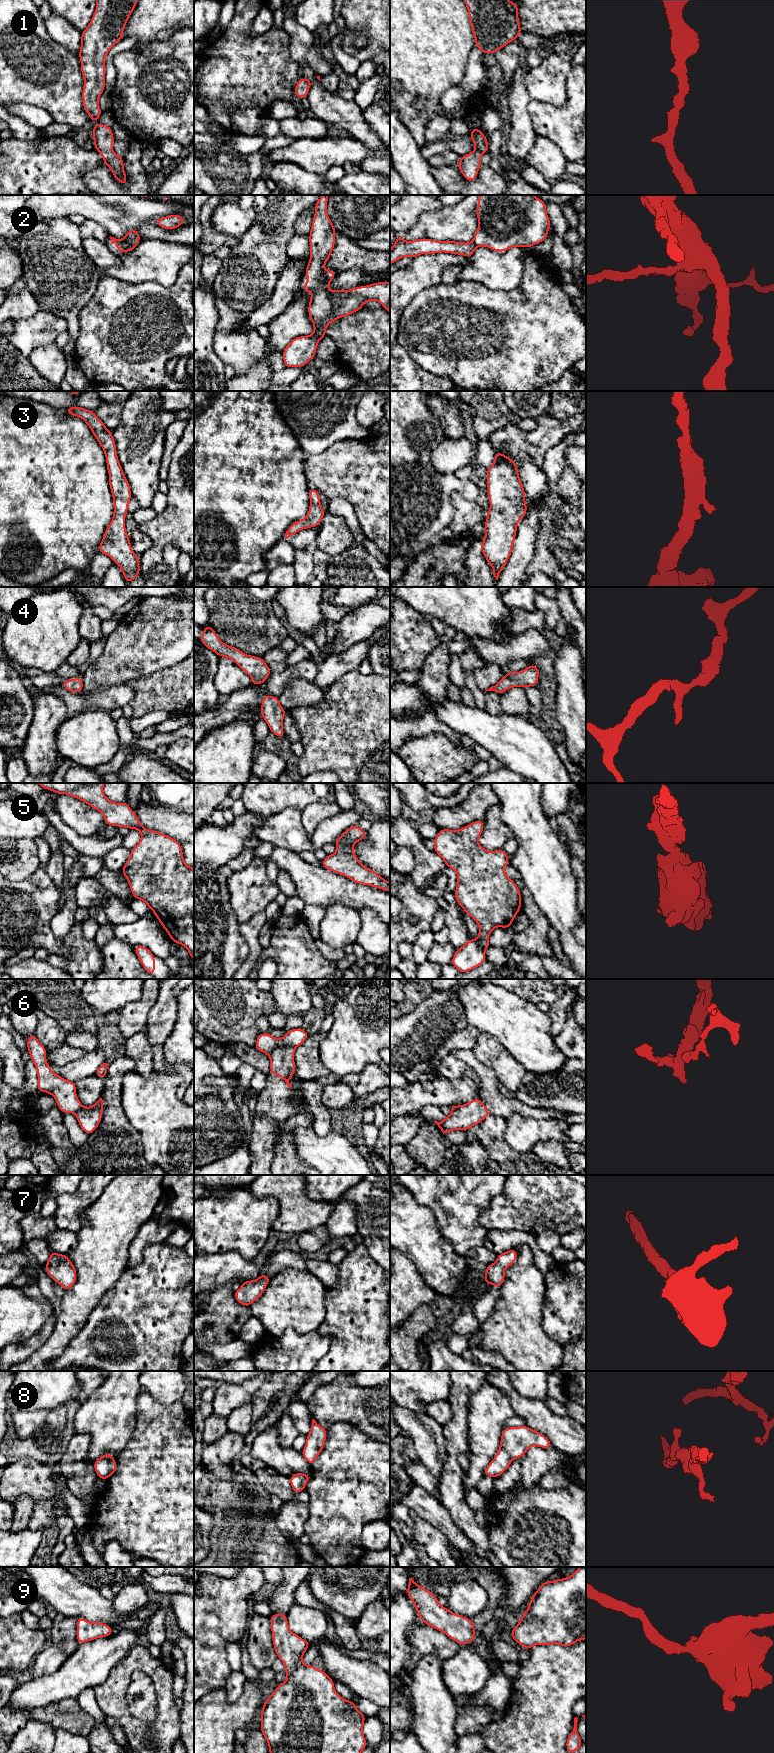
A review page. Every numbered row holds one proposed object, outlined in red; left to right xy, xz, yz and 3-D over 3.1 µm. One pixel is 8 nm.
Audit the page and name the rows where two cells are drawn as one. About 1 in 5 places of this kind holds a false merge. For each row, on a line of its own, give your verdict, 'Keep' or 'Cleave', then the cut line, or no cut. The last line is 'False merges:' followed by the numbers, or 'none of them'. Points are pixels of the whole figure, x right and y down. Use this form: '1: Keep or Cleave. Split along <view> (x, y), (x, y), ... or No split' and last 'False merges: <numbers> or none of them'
1: Keep. No split
2: Keep. No split
3: Keep. No split
4: Keep. No split
5: Keep. No split
6: Cleave. Split along xz (295, 1046), (277, 1045), (268, 1054)
7: Keep. No split
8: Keep. No split
9: Keep. No split
False merges: 6

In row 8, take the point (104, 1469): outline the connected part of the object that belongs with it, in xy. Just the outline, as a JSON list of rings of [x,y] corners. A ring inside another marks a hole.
[[[110,1453],[104,1454],[96,1459],[93,1466],[97,1477],[104,1480],[107,1480],[117,1469],[115,1458]]]

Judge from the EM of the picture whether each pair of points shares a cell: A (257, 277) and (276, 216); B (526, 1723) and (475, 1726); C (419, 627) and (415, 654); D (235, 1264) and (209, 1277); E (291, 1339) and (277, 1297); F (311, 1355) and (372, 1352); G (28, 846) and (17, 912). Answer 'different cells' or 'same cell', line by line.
A: same cell
B: different cells
C: same cell
D: same cell
E: different cells
F: different cells
G: different cells

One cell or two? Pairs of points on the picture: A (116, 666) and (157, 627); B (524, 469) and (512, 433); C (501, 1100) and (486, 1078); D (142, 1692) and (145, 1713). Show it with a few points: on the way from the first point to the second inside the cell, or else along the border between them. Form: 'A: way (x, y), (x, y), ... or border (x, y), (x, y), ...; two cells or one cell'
A: way (126, 656), (147, 637); one cell
B: way (523, 460), (512, 442); one cell
C: way (496, 1095), (488, 1087), (488, 1083); one cell
D: way (142, 1697), (144, 1708); one cell

